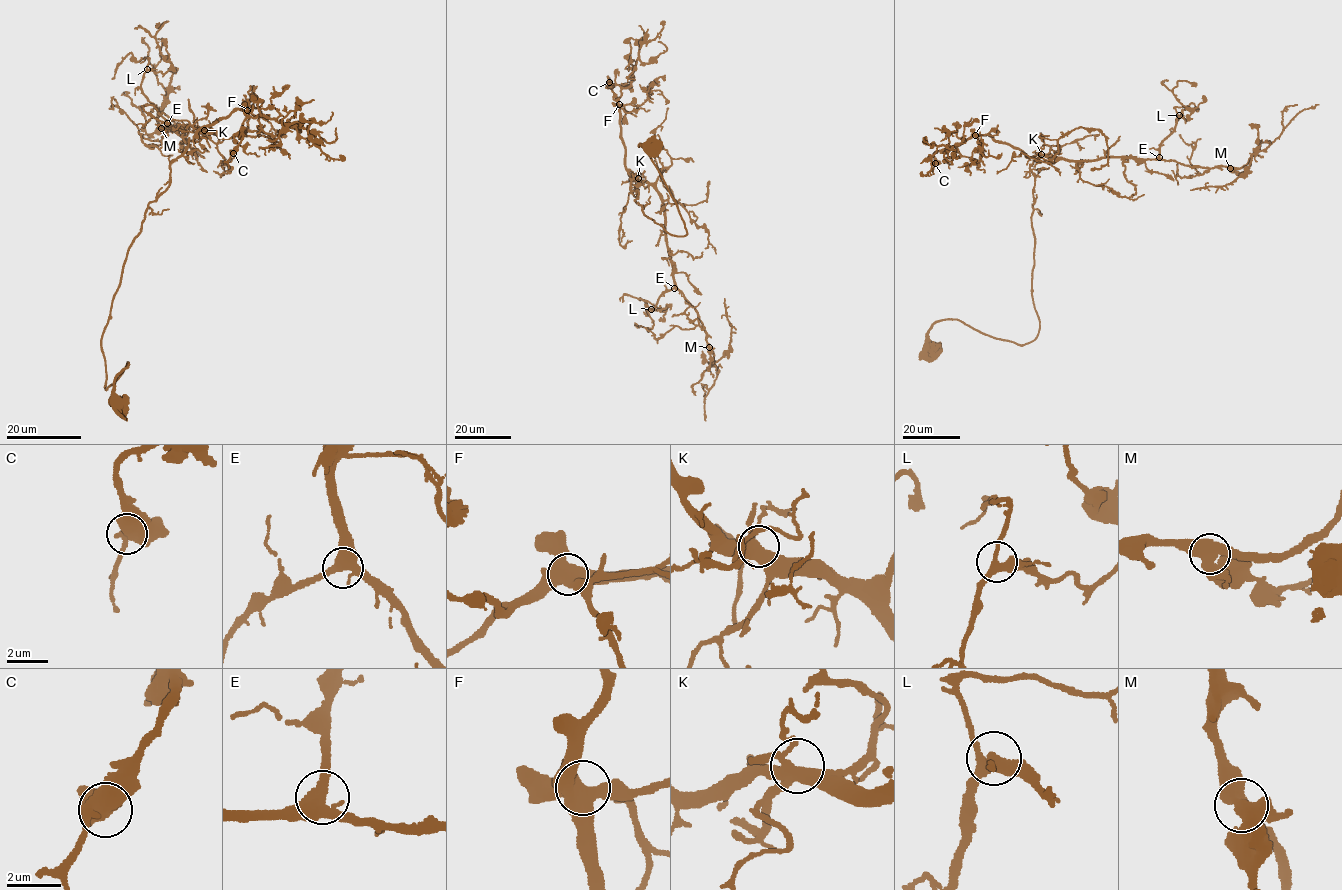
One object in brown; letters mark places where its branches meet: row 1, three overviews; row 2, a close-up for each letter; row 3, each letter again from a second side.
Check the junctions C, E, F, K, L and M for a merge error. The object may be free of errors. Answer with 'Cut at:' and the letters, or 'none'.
Cut at: none

